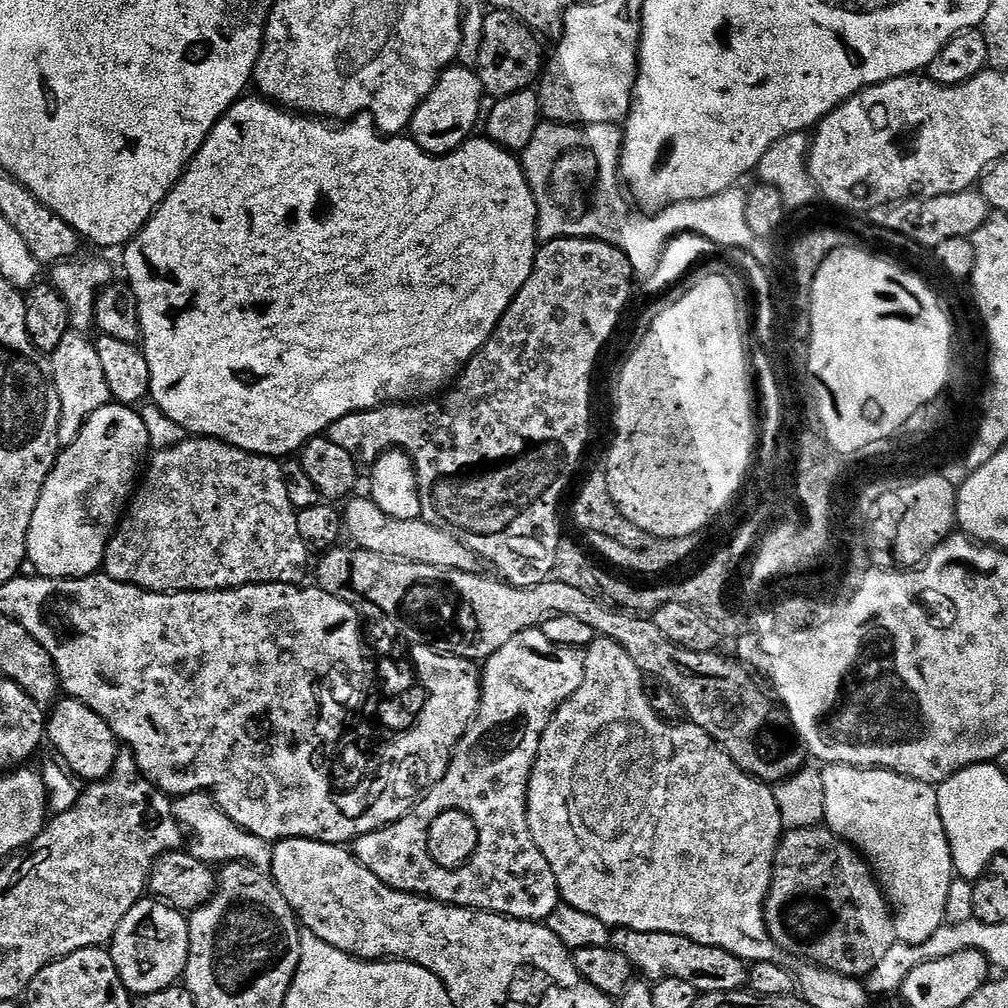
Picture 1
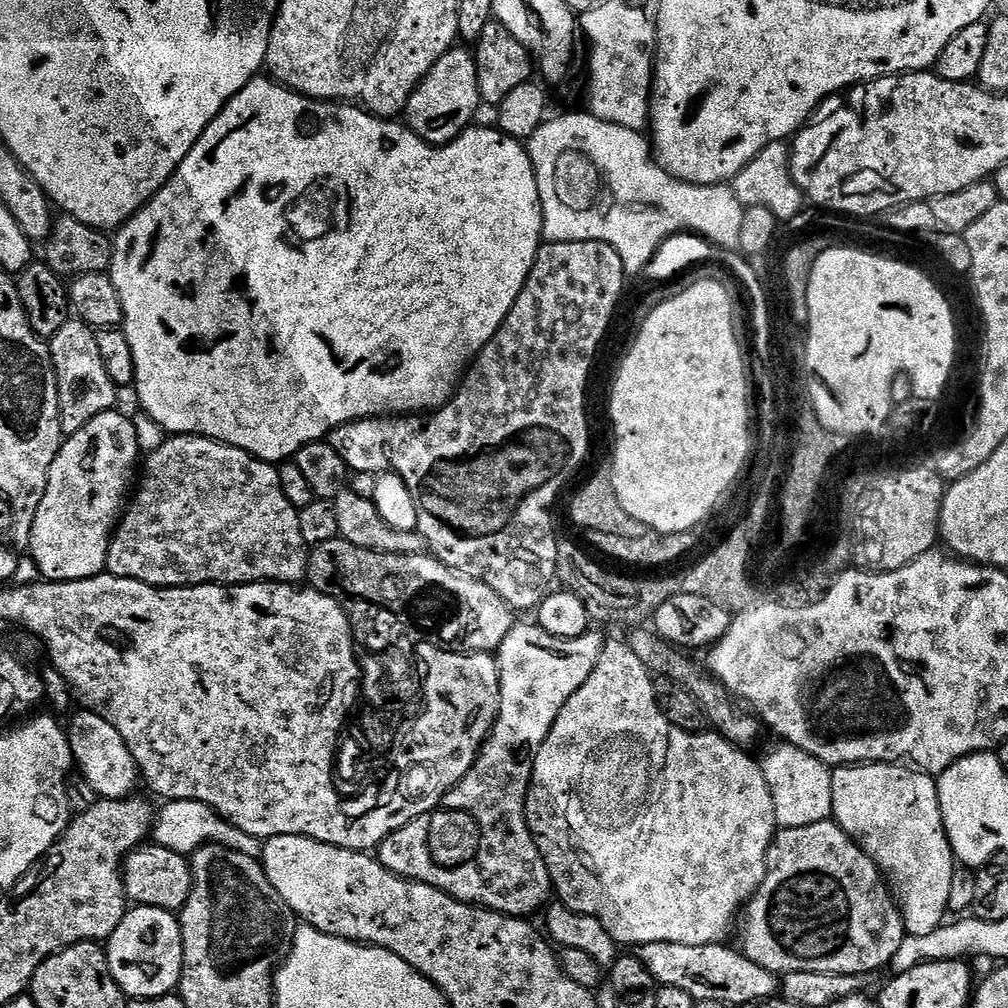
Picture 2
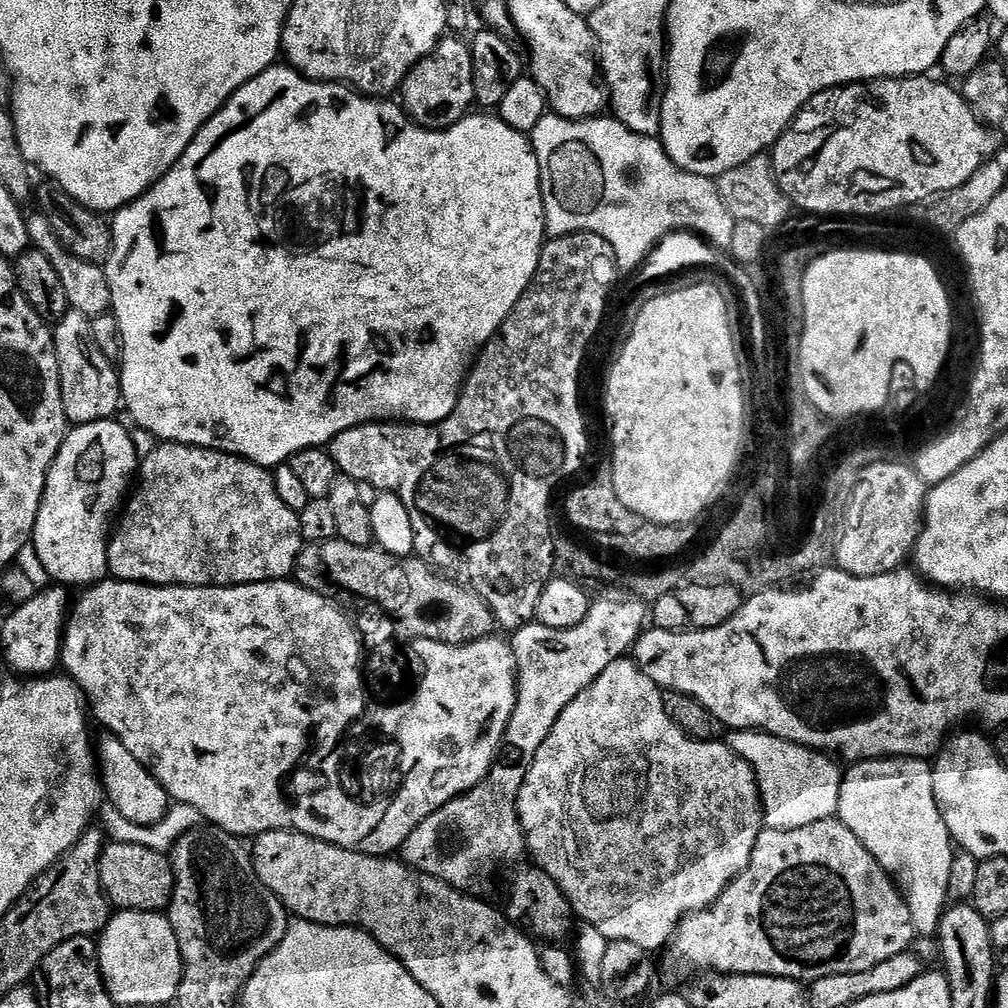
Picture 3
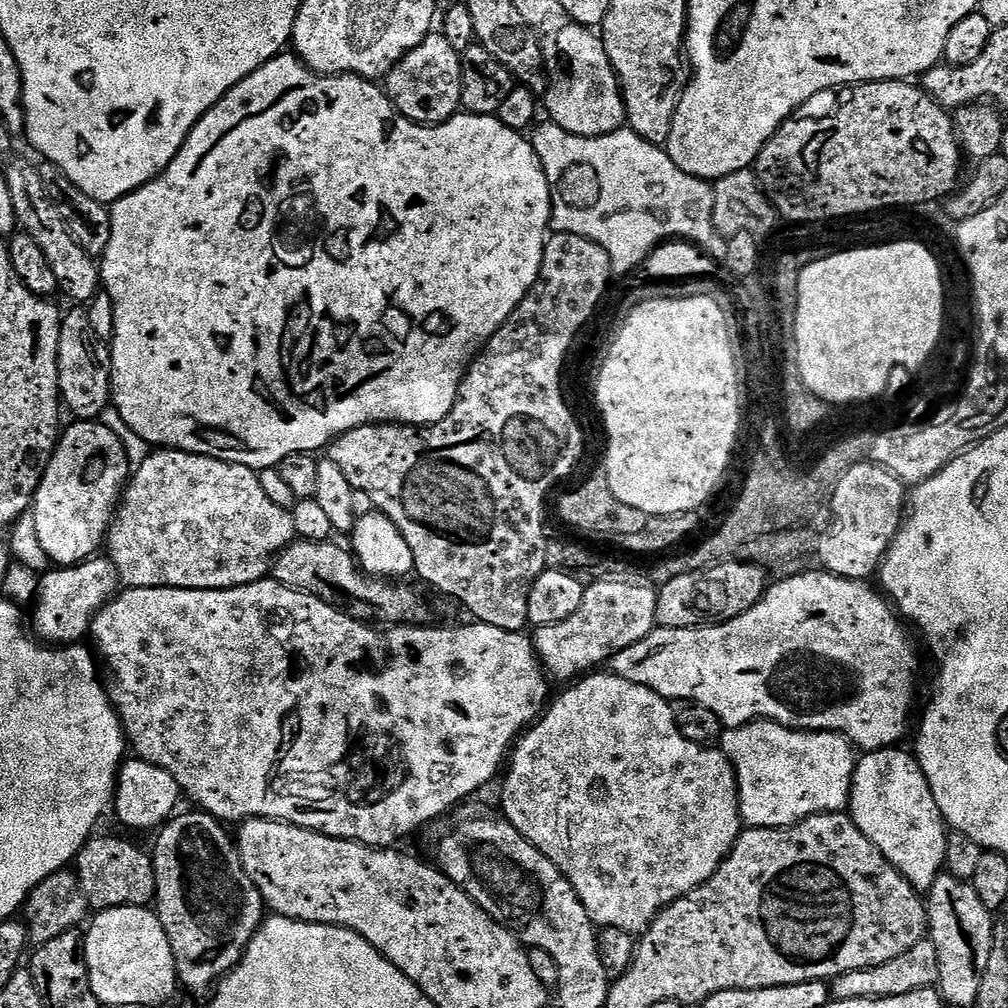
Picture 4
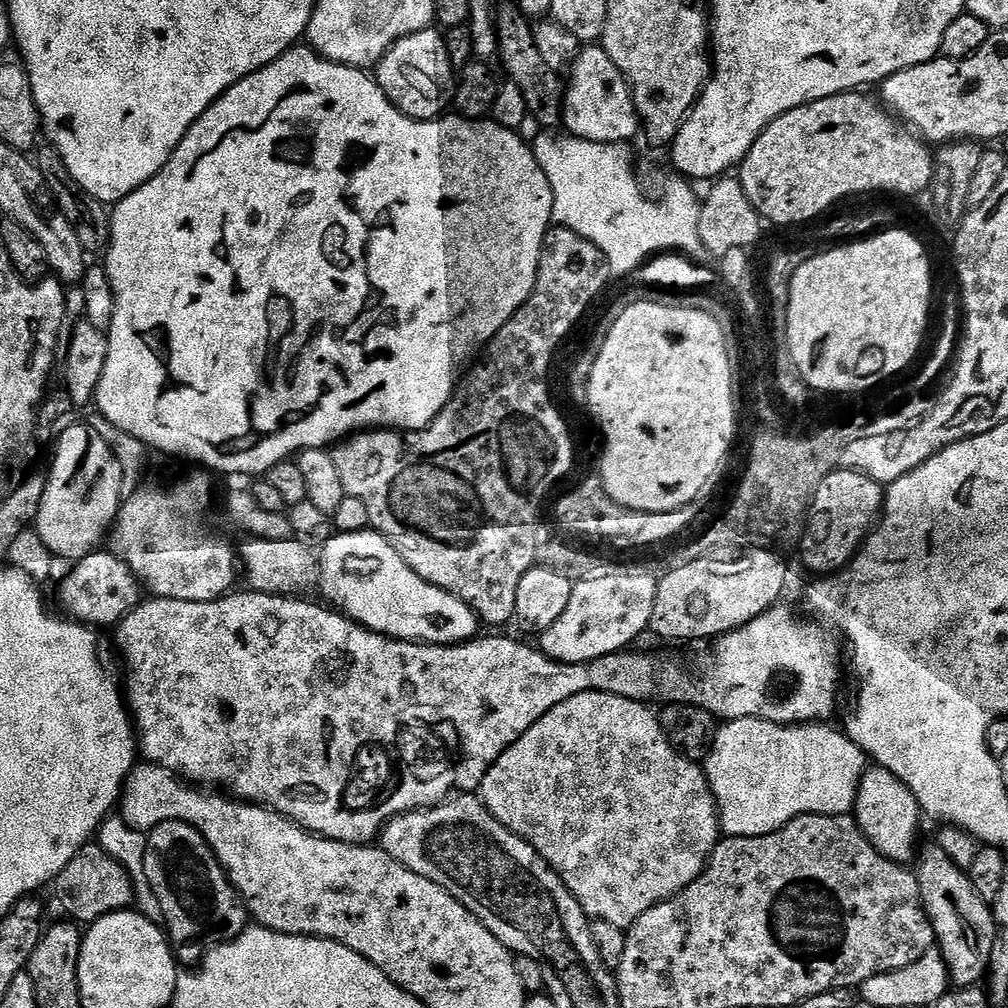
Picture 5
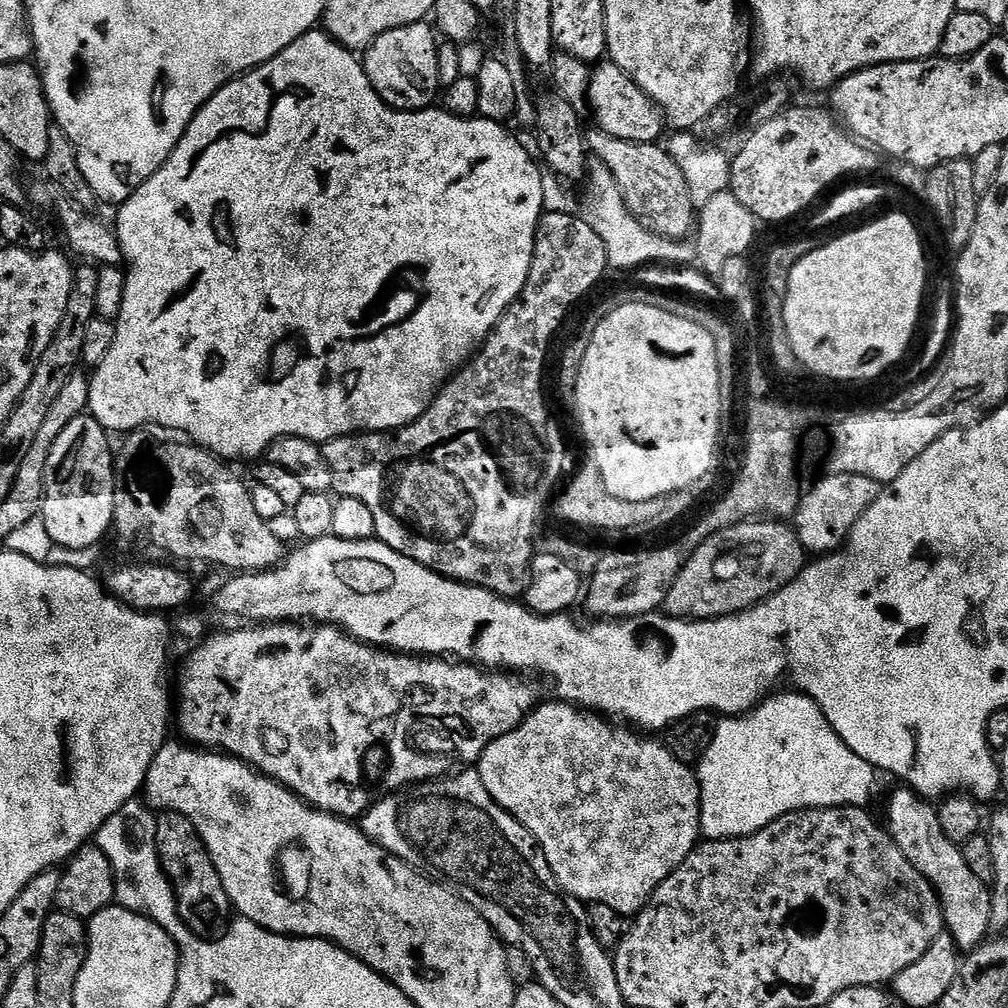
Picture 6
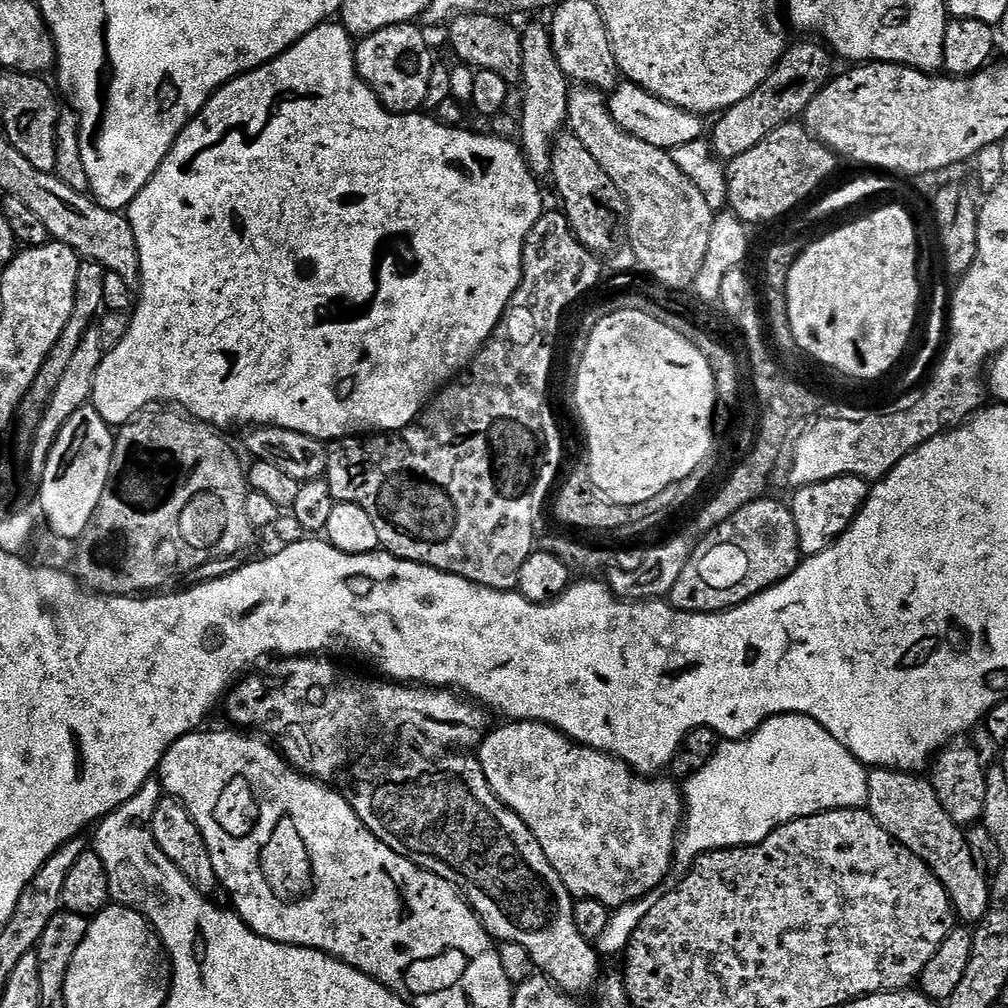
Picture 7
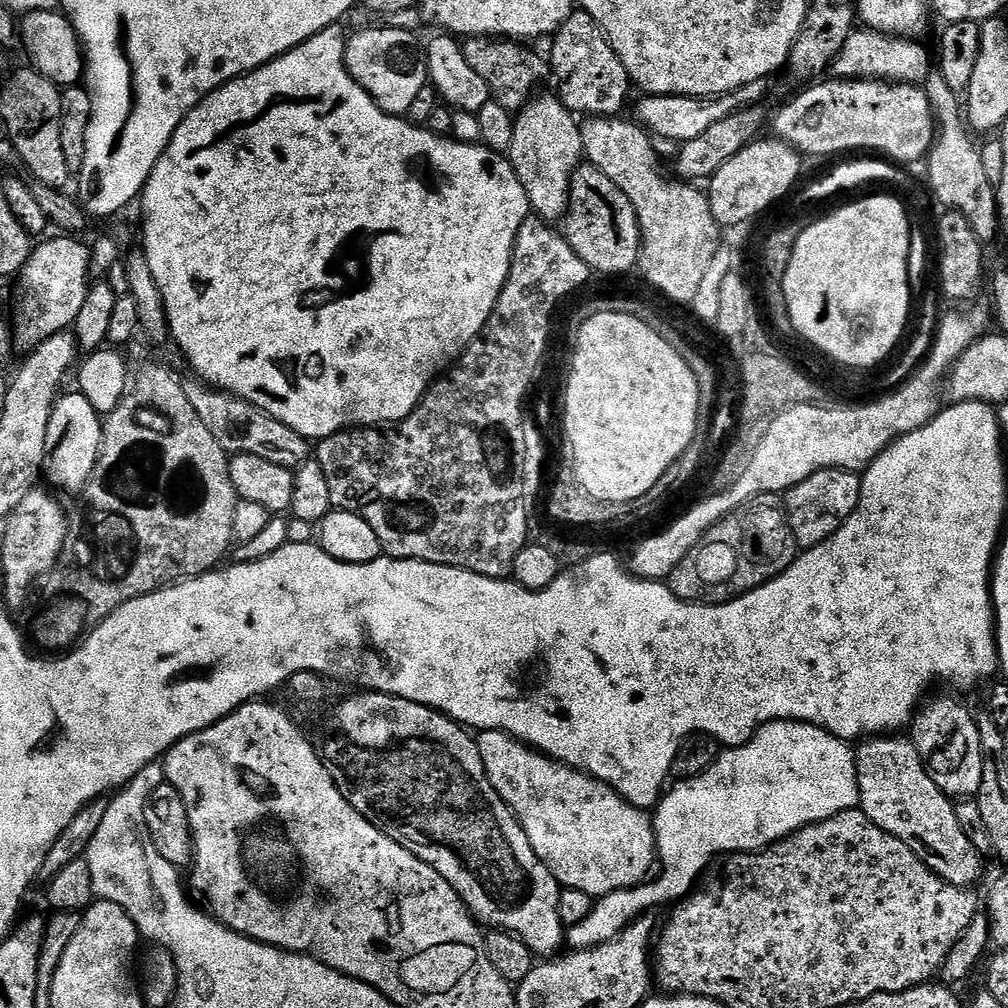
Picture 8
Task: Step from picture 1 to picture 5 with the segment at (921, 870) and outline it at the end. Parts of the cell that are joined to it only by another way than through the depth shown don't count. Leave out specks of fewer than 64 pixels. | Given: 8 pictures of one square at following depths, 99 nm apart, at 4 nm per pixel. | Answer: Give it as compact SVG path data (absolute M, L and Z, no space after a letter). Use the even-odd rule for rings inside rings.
M879 766L869 767L856 795L854 815L866 838L882 855L905 866L917 859L916 839L920 836L920 820L922 821L920 803L897 776Z

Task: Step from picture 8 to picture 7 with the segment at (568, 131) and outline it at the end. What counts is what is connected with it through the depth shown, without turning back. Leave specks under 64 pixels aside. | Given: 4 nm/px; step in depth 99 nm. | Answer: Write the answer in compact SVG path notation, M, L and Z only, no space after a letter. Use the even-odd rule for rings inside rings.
M532 24L520 32L520 61L519 83L524 84L524 93L520 96L518 111L518 143L532 175L543 178L552 171L552 144L568 123L566 106L570 81L558 66L558 58L552 49L552 33L545 25L543 28L540 24Z

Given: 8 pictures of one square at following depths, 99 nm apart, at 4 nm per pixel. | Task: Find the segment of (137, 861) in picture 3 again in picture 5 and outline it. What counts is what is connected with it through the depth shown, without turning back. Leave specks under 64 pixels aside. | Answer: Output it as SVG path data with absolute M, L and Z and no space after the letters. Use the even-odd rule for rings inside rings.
M89 842L70 858L70 862L60 871L54 881L54 889L60 895L60 904L69 912L73 921L87 926L111 912L123 912L133 903L134 888L127 868L124 868L99 843Z

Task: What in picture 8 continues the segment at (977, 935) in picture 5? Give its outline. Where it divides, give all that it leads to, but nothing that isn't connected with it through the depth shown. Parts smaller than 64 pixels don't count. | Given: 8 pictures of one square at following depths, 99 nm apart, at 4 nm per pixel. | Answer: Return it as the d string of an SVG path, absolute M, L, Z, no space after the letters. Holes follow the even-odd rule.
M880 734L875 738L868 738L855 749L856 777L860 791L859 807L866 813L872 822L891 836L896 836L900 841L906 842L916 856L927 865L932 872L940 876L948 884L959 888L970 888L982 874L983 857L977 854L966 834L962 834L962 826L958 826L956 804L944 793L934 786L930 774L926 770L920 751L911 739L895 740L892 734Z

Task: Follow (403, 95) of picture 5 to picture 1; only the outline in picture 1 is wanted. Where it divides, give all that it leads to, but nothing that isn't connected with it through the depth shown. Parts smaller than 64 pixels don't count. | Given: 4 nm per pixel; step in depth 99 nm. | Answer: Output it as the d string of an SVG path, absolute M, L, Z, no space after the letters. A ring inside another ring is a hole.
M450 66L436 79L434 90L418 106L410 125L411 139L431 156L445 156L458 150L467 140L473 139L476 123L481 123L480 99L486 93L480 81L479 71L475 68Z

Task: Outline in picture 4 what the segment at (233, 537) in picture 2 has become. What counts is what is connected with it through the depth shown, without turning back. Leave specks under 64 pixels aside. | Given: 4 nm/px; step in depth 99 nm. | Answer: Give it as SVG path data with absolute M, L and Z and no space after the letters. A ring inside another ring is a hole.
M160 448L149 451L147 458L135 465L130 479L122 492L122 499L112 518L106 537L106 556L112 562L119 583L124 588L189 588L190 590L222 590L253 584L269 575L272 562L280 551L297 539L294 530L294 518L291 511L282 506L274 506L266 492L262 490L259 475L253 469L237 464L228 464L224 460L215 460L209 456L199 456L189 452L180 452L177 448Z

